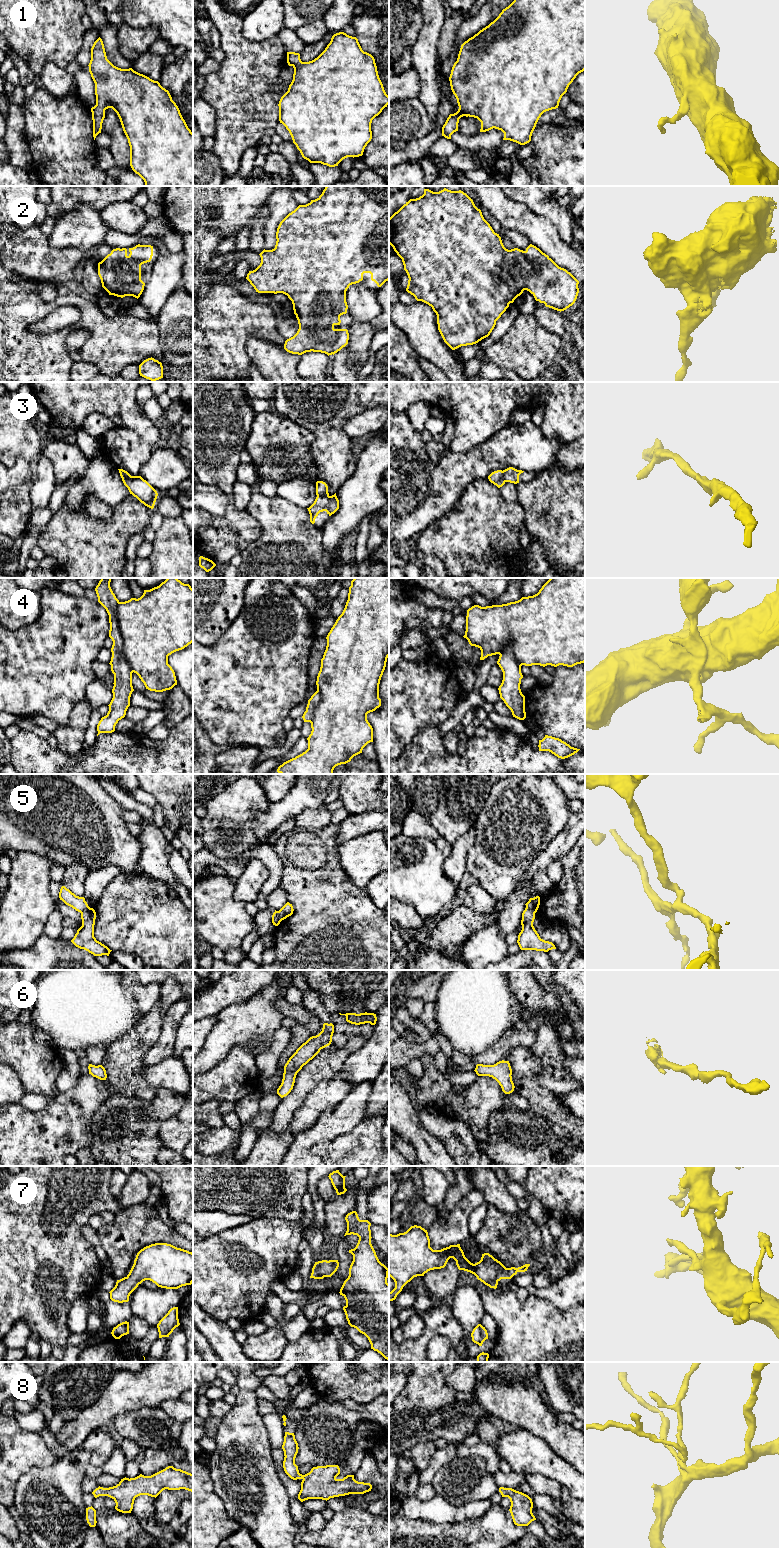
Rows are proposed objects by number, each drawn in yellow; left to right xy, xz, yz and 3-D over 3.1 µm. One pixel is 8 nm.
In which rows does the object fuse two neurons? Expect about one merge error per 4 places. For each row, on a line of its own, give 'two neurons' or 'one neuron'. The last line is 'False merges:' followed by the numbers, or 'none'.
1: one neuron
2: one neuron
3: one neuron
4: two neurons
5: two neurons
6: one neuron
7: one neuron
8: one neuron
False merges: 4, 5

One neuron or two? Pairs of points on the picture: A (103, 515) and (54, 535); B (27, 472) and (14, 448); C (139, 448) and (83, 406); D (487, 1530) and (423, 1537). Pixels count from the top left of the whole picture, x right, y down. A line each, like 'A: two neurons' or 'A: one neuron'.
A: two neurons
B: two neurons
C: two neurons
D: one neuron

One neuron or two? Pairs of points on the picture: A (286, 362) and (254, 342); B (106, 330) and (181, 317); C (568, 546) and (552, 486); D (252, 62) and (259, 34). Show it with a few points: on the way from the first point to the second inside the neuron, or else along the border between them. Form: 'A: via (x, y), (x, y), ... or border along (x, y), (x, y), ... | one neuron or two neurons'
A: via (278, 362), (274, 362), (262, 350) | one neuron
B: border along (155, 320), (161, 344) | two neurons
C: via (568, 531), (568, 503), (566, 501) | one neuron
D: border along (241, 27), (251, 41), (276, 35) | two neurons

